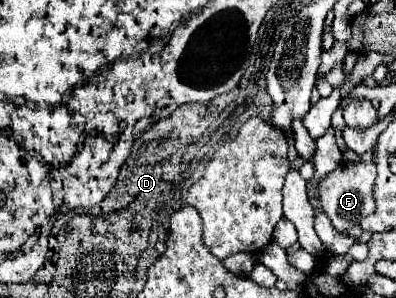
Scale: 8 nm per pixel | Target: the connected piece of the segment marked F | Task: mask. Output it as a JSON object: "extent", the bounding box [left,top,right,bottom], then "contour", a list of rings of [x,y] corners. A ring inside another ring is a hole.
{"extent":[320,163,376,231],"contour":[[[340,163],[324,181],[320,181],[320,203],[322,211],[330,217],[336,231],[344,231],[348,227],[356,227],[366,215],[374,213],[374,179],[376,165],[374,163]]]}

